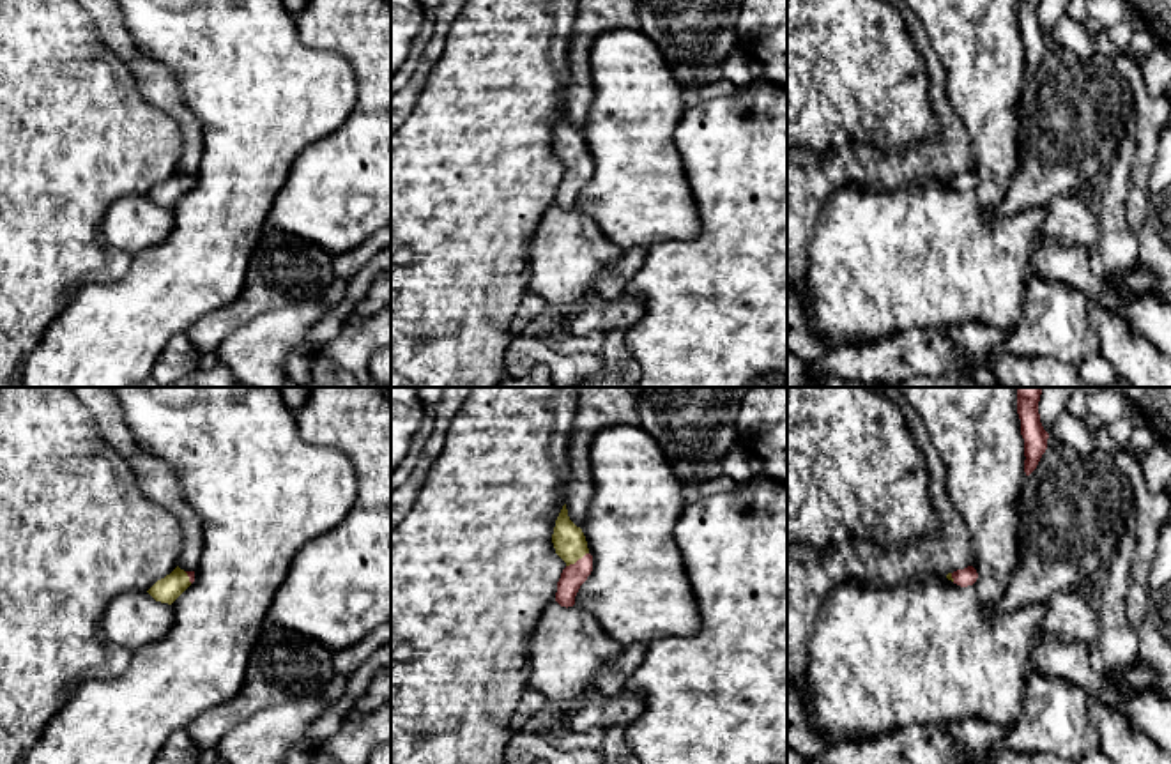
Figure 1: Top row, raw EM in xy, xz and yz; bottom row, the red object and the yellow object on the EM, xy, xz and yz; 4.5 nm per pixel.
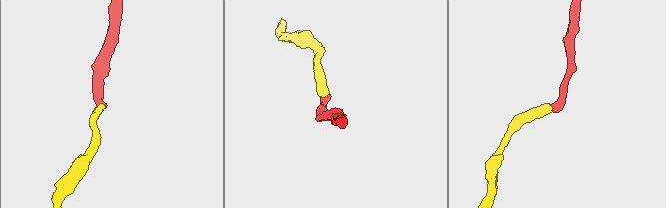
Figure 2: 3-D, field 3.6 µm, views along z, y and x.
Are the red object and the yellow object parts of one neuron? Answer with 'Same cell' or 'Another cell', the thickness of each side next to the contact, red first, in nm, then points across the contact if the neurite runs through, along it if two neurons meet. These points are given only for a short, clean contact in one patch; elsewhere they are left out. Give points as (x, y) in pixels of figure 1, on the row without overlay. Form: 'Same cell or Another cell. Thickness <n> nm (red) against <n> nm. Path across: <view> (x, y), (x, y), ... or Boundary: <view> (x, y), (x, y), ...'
Same cell. Thickness 110 nm (red) against 150 nm. Path across: xz (574, 179), (579, 163), (568, 144)

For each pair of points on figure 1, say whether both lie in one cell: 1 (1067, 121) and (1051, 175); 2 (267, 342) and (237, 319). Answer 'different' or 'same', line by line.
1: same
2: different

